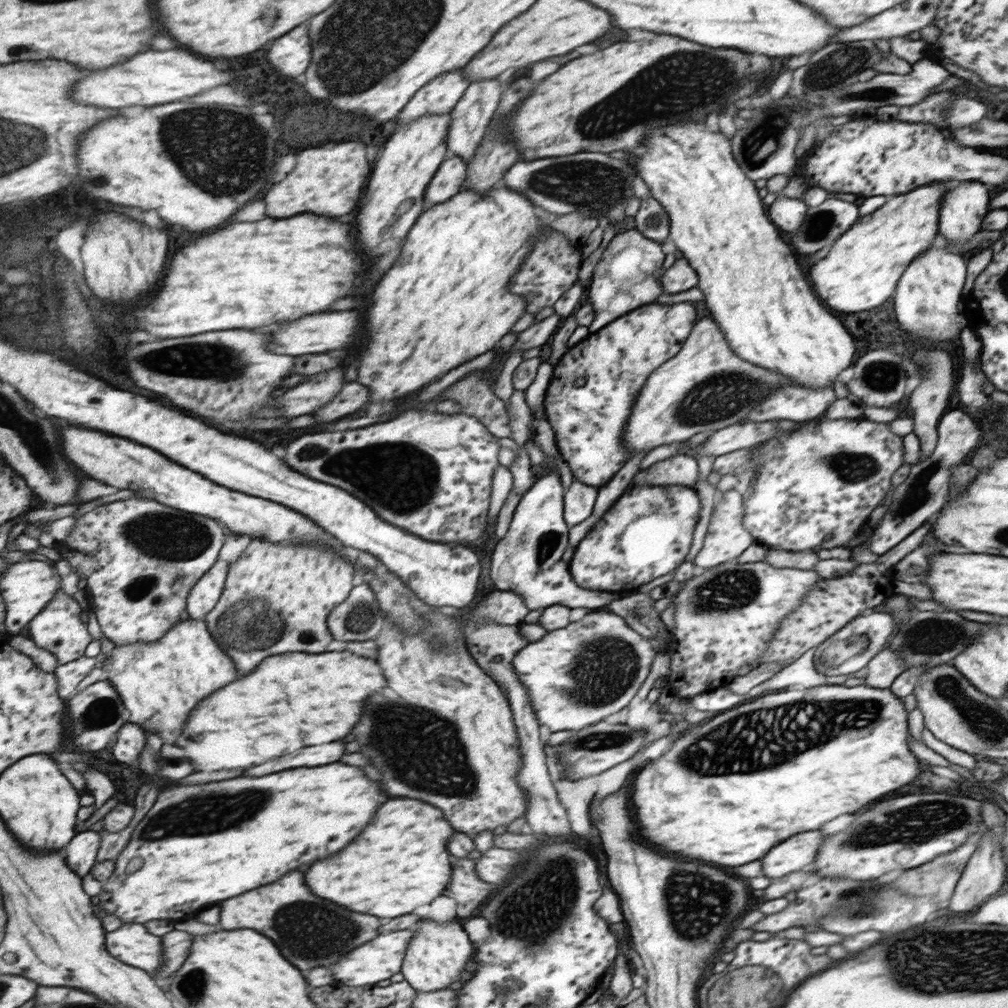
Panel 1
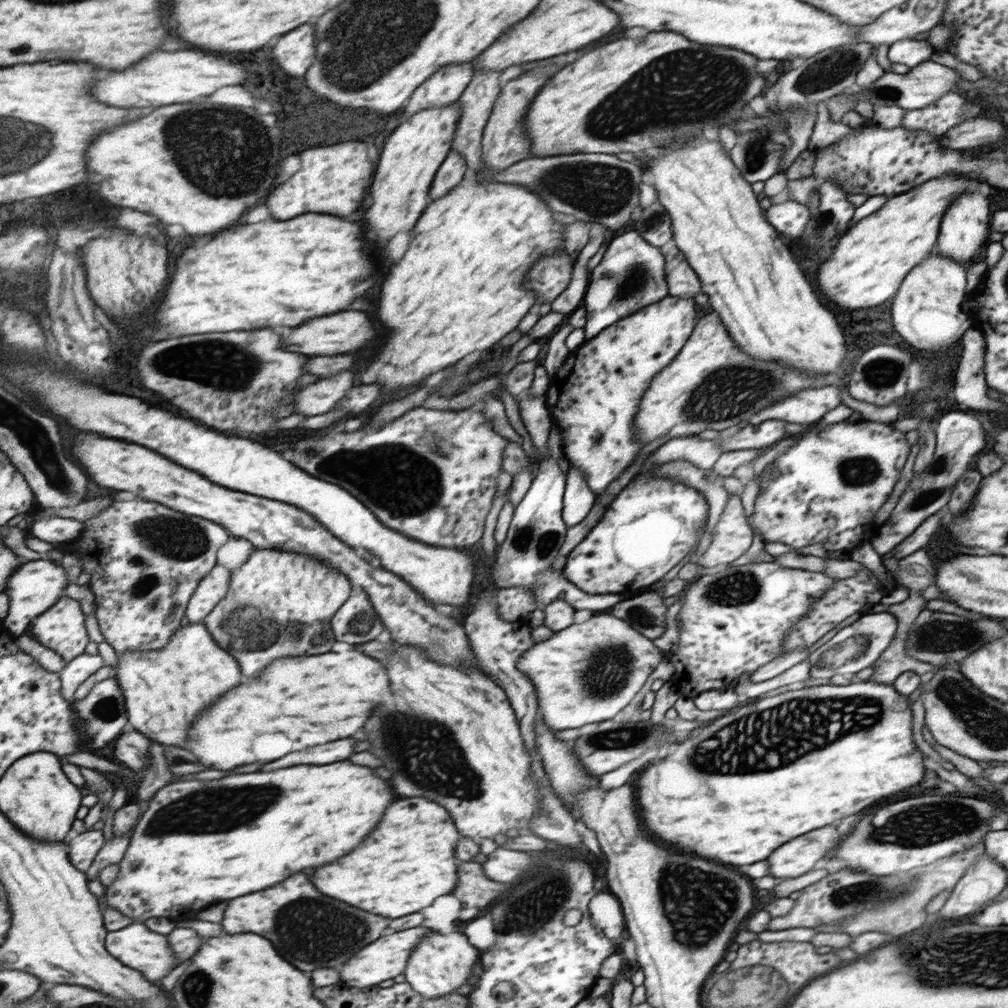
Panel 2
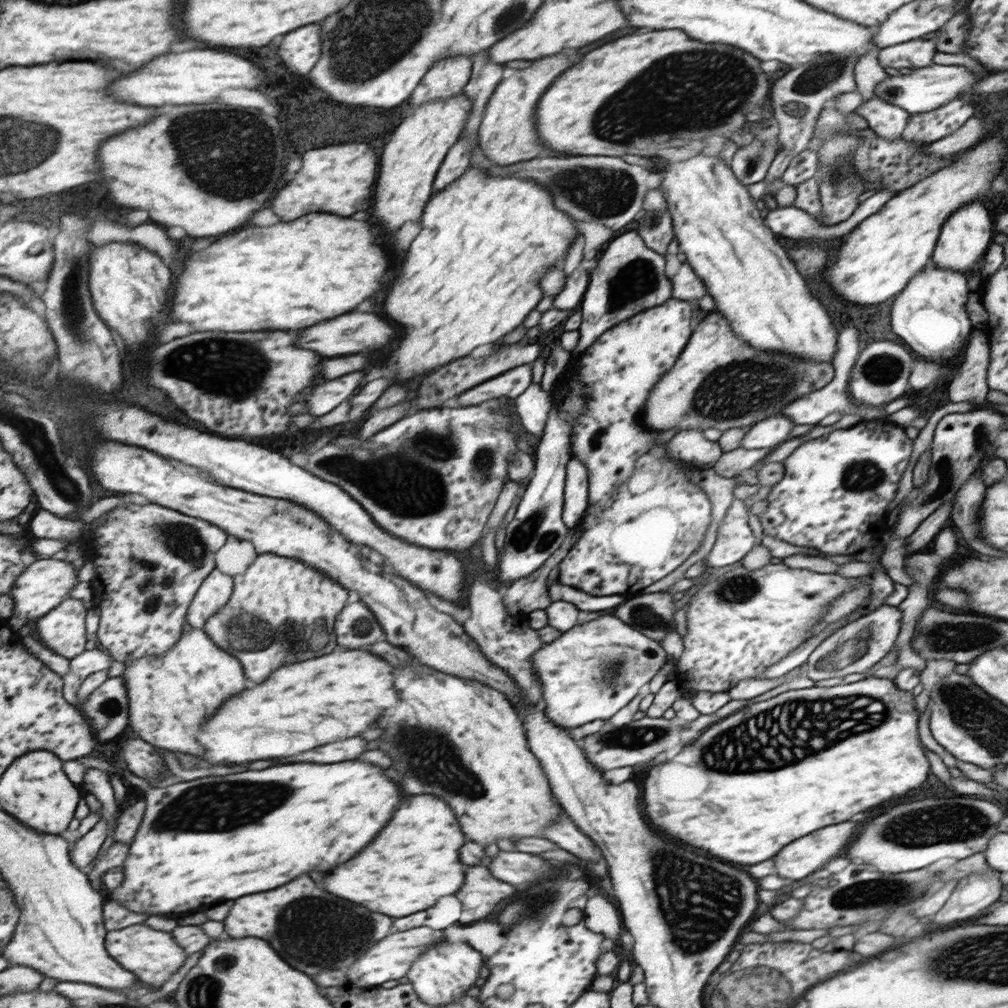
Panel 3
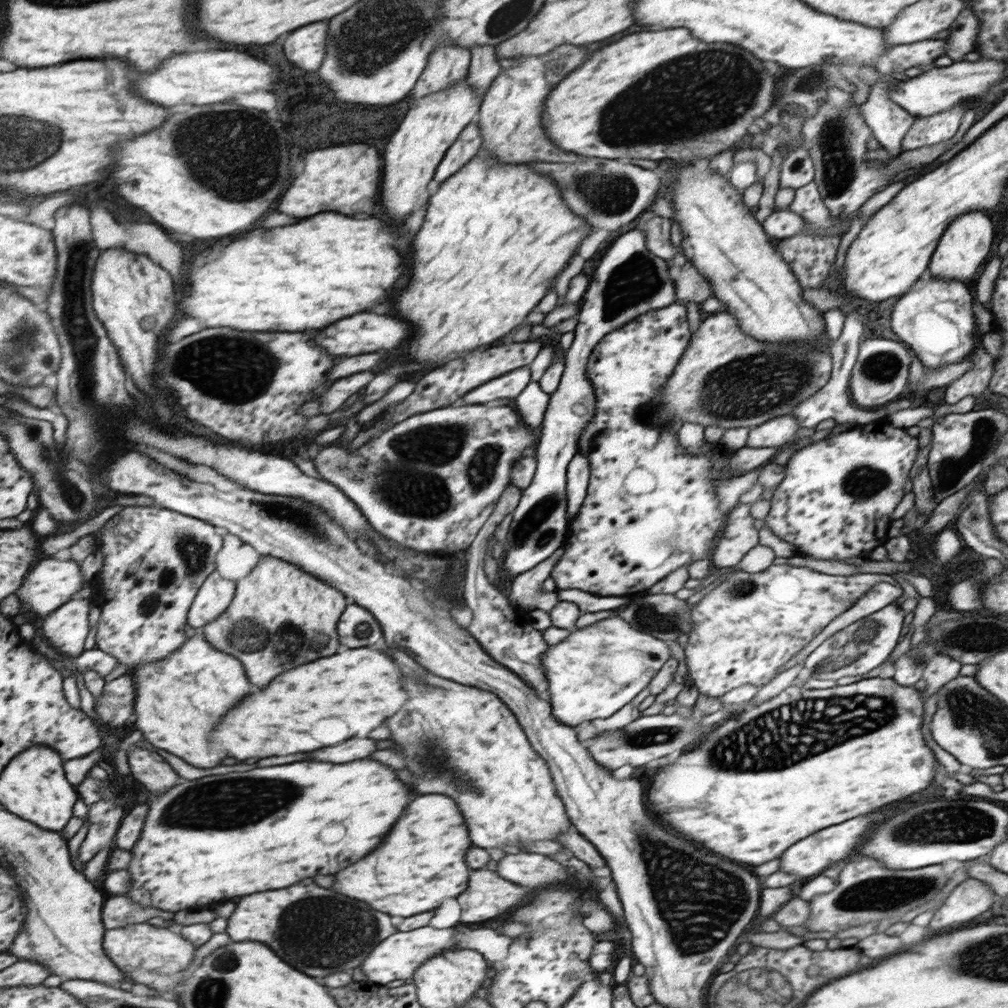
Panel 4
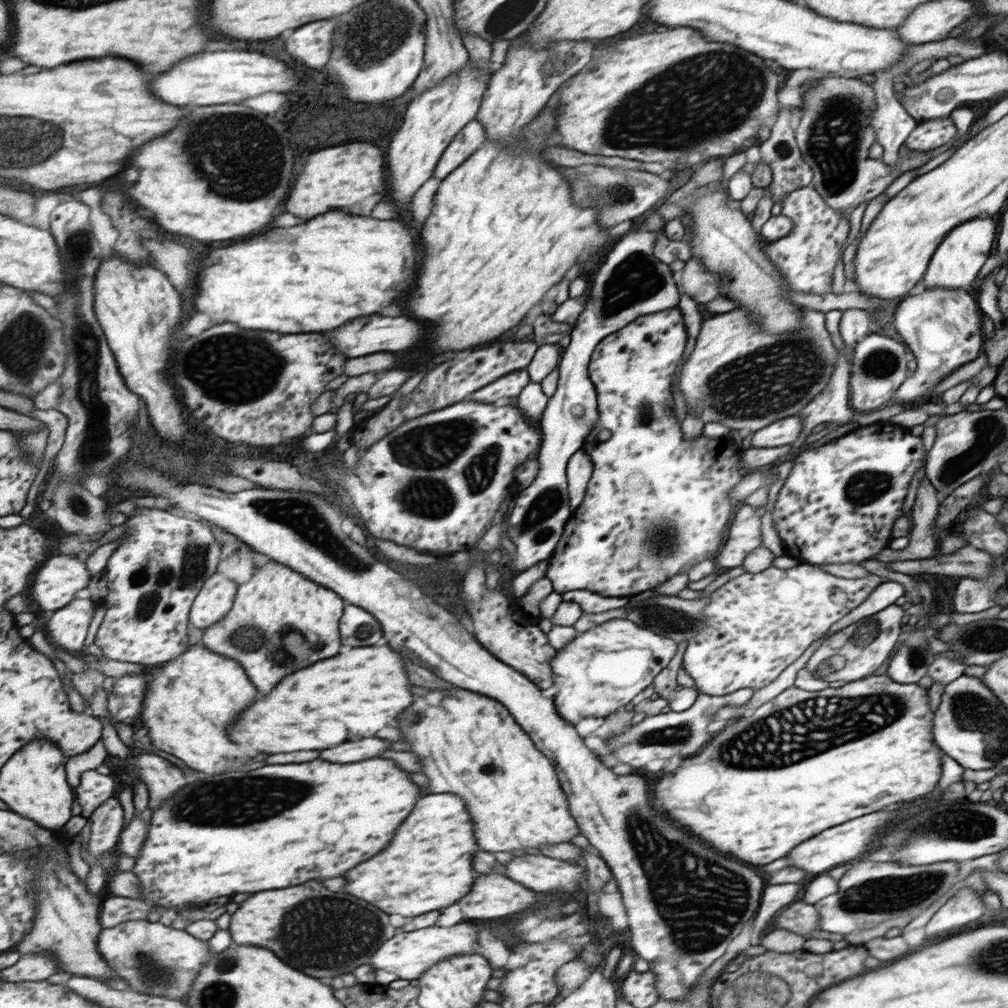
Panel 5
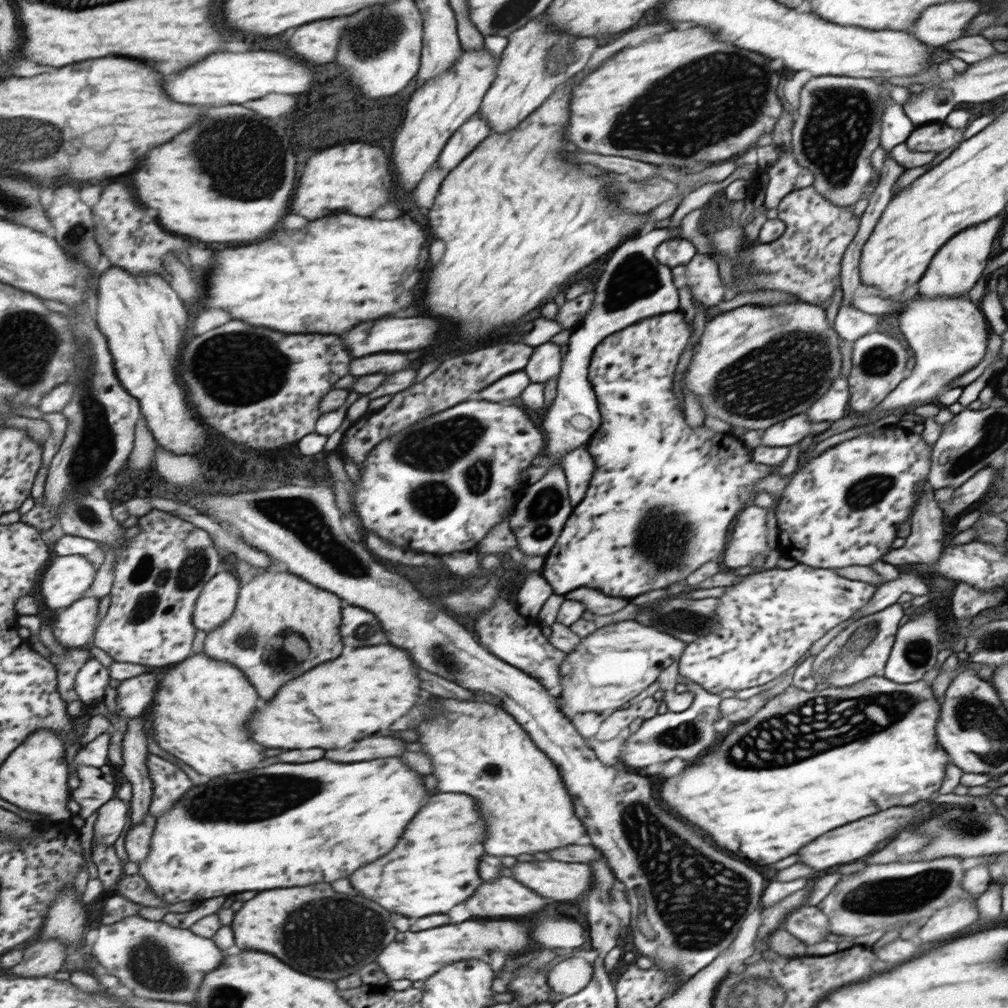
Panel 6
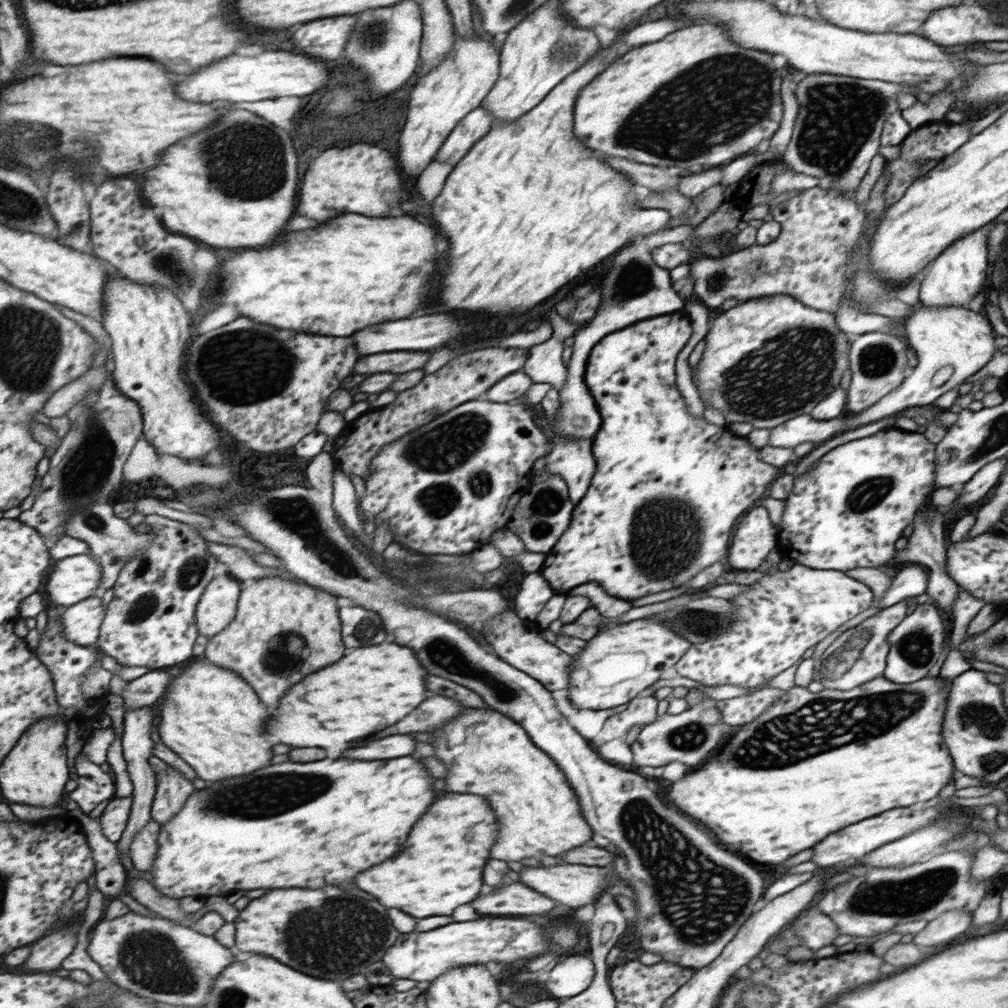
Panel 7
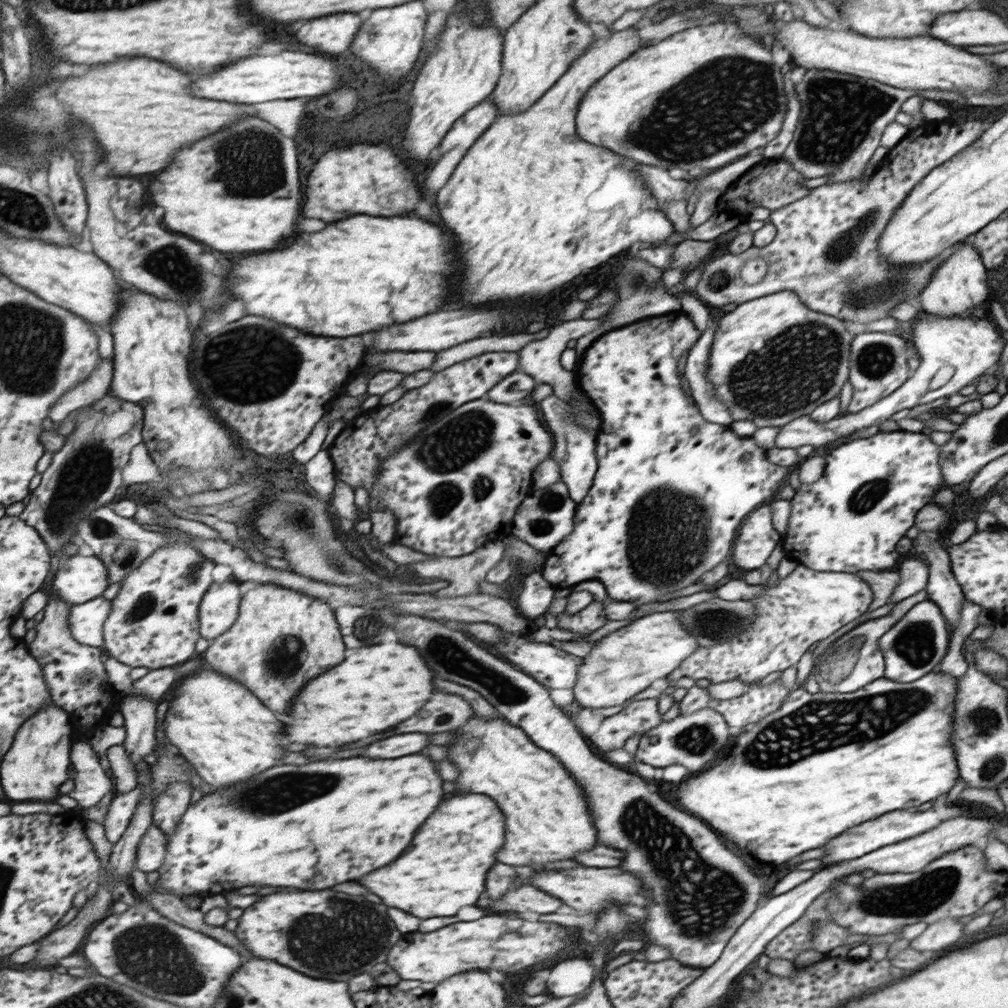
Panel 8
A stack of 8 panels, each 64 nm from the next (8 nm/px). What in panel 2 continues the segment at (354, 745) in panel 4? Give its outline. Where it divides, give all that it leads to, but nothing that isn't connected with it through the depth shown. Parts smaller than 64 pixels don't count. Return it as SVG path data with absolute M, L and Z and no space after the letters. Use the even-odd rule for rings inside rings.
M351 738L345 740L337 740L337 742L329 742L323 746L315 746L315 748L307 748L307 750L299 750L293 754L287 754L285 758L279 758L275 762L269 762L261 768L261 772L269 772L269 770L279 770L279 768L289 768L289 766L299 766L299 764L333 764L333 762L341 762L347 760L351 756Z

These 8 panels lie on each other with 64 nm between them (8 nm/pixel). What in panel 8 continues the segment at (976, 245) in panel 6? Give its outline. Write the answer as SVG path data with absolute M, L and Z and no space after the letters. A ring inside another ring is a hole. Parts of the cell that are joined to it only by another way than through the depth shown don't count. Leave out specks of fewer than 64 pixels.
M959 245L949 256L940 260L932 280L917 296L922 311L929 315L959 315L975 304L983 304L987 298L987 284L985 284L985 266L981 262L981 255L973 245Z

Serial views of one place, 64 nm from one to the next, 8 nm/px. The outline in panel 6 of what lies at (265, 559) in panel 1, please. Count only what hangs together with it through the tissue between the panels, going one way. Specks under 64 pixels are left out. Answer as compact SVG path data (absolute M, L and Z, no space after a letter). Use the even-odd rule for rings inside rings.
M273 563L251 582L242 585L236 612L222 628L206 635L203 651L217 660L236 664L245 670L253 686L257 686L261 698L271 700L277 690L285 686L285 680L289 682L317 664L341 656L344 601L337 594L323 590ZM291 634L299 634L309 640L313 650L309 660L301 662L285 648L285 640Z

